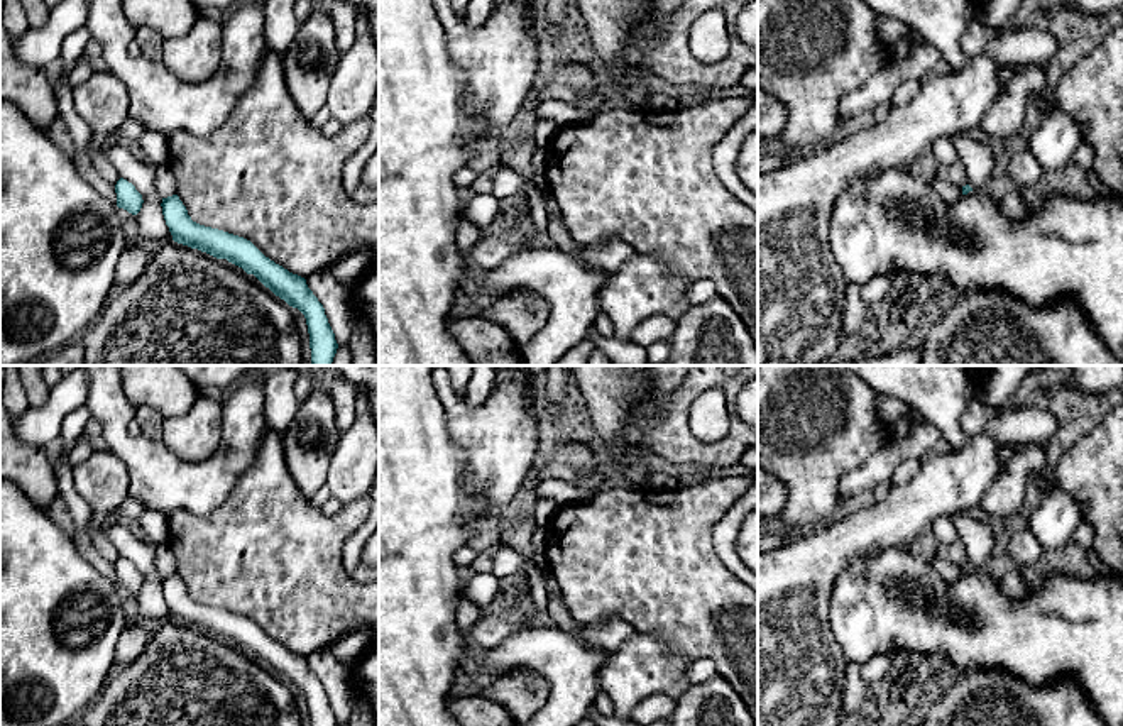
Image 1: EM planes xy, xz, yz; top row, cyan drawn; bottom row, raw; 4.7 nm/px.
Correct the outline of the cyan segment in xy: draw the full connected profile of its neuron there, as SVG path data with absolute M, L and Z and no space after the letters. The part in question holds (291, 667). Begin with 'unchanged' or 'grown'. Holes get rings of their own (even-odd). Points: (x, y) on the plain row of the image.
unchanged; M178 574L162 577L161 586L174 621L227 638L254 653L276 675L304 694L310 726L338 726L325 687L304 657L266 636L250 619L193 601Z

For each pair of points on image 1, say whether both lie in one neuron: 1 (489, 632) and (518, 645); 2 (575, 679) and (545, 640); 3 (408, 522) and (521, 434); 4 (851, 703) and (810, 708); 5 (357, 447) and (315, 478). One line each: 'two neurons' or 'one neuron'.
1: two neurons
2: one neuron
3: two neurons
4: two neurons
5: two neurons

